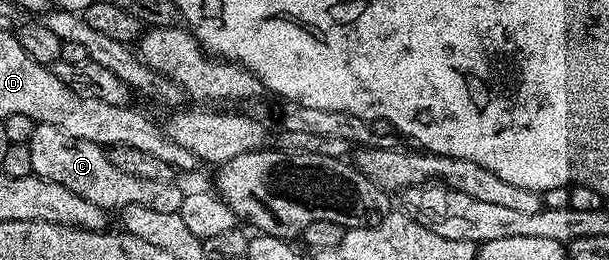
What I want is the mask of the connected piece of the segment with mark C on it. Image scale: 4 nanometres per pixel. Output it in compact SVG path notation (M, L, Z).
M36 124L33 135L26 144L29 155L33 158L34 176L57 183L73 191L73 195L81 195L81 199L97 203L97 207L102 209L122 211L130 205L140 205L150 207L153 211L178 213L183 202L184 190L178 189L174 180L154 181L137 179L137 175L125 175L125 171L117 171L117 167L109 163L104 146L89 143L85 139L73 139L73 135L65 135L65 131L52 125Z

